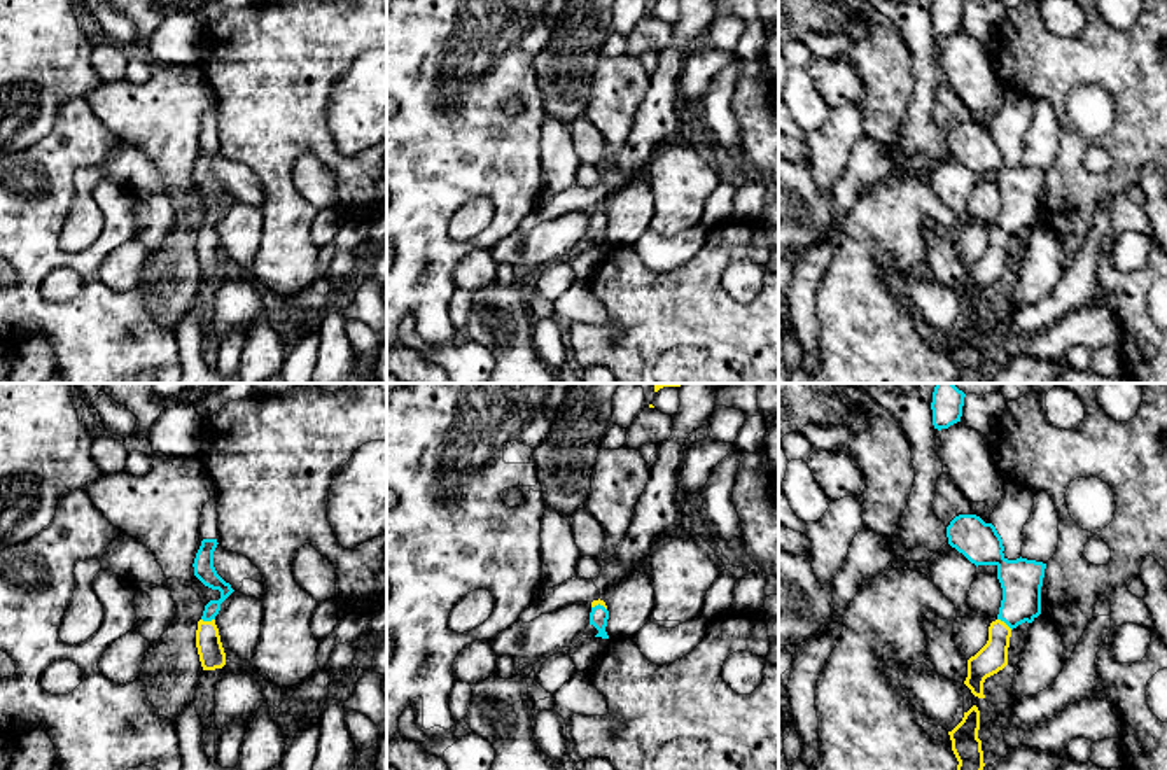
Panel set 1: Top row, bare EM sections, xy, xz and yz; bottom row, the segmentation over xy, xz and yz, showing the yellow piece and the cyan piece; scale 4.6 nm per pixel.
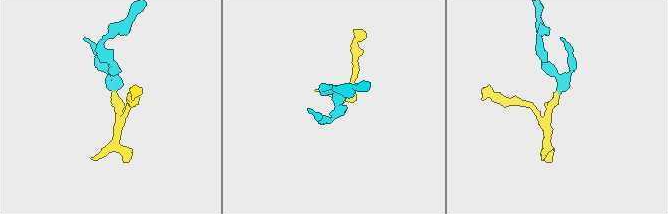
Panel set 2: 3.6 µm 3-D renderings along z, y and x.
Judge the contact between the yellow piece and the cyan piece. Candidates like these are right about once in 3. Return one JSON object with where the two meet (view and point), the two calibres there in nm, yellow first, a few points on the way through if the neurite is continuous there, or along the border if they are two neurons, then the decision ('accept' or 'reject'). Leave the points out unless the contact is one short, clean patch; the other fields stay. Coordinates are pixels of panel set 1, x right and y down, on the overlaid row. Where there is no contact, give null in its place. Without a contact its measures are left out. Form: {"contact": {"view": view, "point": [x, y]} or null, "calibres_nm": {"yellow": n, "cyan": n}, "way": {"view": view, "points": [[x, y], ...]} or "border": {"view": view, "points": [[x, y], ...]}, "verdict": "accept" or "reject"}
{"contact": {"view": "yz", "point": [1003, 622]}, "calibres_nm": {"yellow": 140, "cyan": 190}, "way": {"view": "yz", "points": [[992, 657], [1003, 622], [1020, 602], [1020, 580]]}, "verdict": "accept"}

